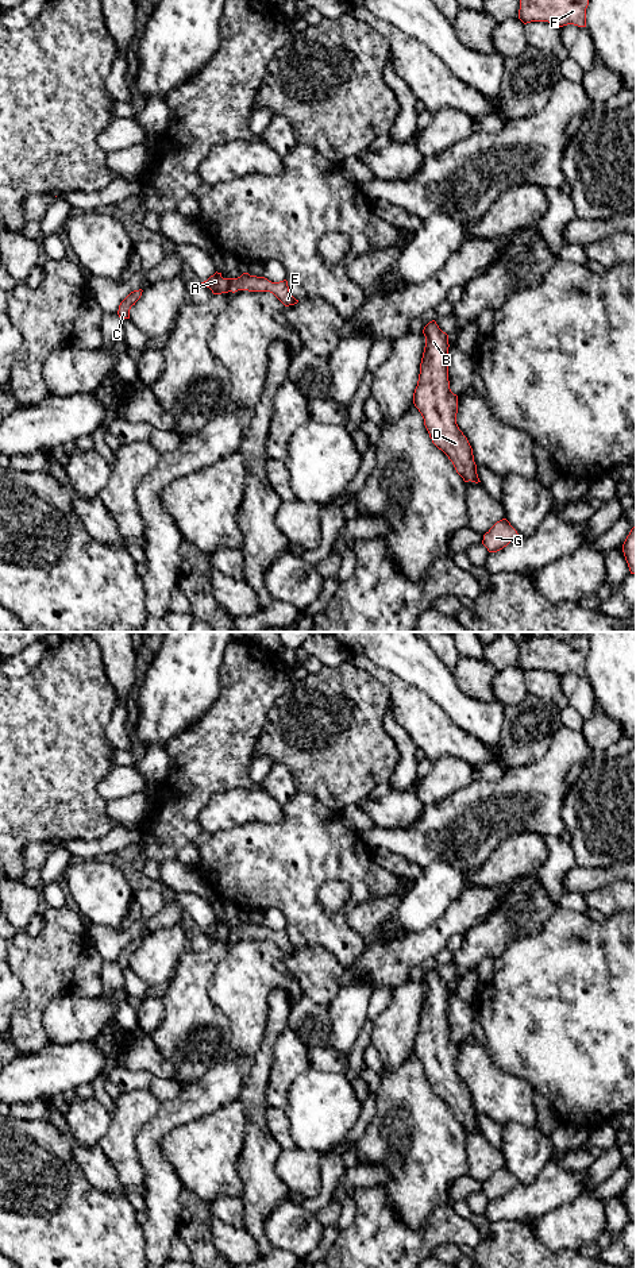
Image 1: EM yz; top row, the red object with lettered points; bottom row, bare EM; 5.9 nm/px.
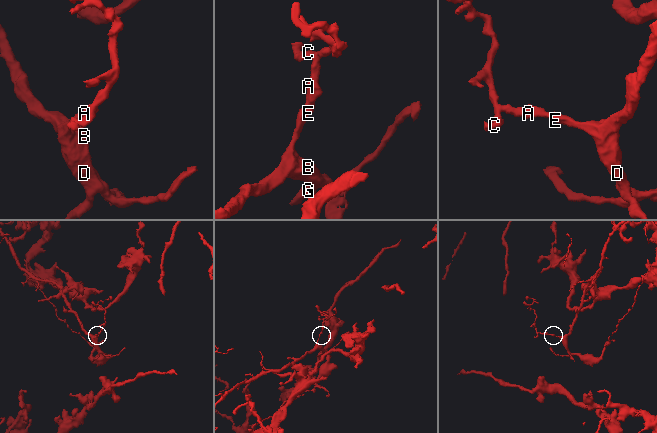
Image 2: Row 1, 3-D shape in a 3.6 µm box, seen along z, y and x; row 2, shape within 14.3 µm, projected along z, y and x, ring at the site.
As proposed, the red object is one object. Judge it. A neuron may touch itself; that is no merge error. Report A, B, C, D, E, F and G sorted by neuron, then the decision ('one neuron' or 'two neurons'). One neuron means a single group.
groups A B C D E F G; one neuron

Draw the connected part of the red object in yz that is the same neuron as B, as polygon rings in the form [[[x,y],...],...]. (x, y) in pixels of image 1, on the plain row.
[[[435,968],[424,975],[423,982],[425,995],[413,1052],[432,1091],[448,1105],[465,1130],[478,1132],[473,1097],[456,1072],[458,1044],[451,1040],[448,1029],[448,983]]]

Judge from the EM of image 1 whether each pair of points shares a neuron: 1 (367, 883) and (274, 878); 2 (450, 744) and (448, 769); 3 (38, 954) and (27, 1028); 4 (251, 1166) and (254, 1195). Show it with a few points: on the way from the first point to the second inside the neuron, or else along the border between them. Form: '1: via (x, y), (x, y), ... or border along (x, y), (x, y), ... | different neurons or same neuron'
1: via (345, 871), (297, 871) | same neuron
2: border along (432, 762), (440, 756), (457, 756), (470, 766) | different neurons
3: via (38, 972), (38, 990), (29, 1009) | same neuron
4: via (254, 1172), (254, 1189) | same neuron

